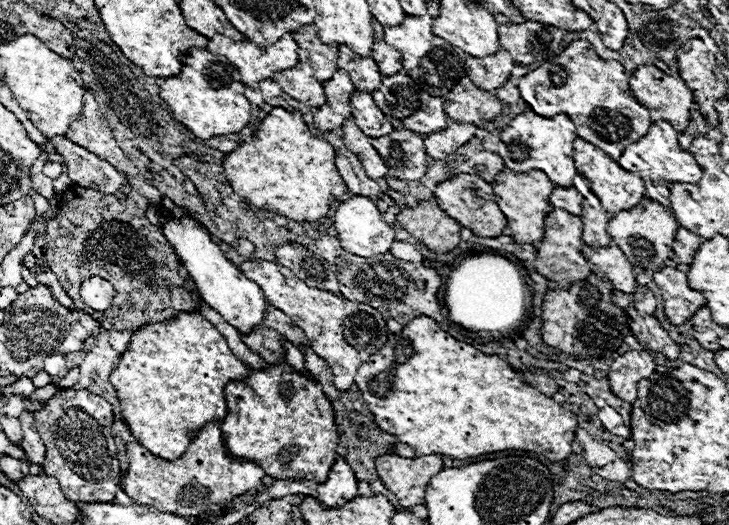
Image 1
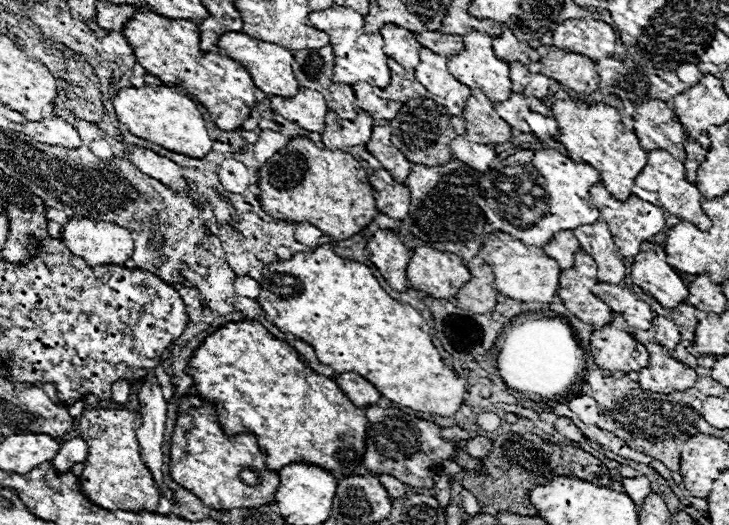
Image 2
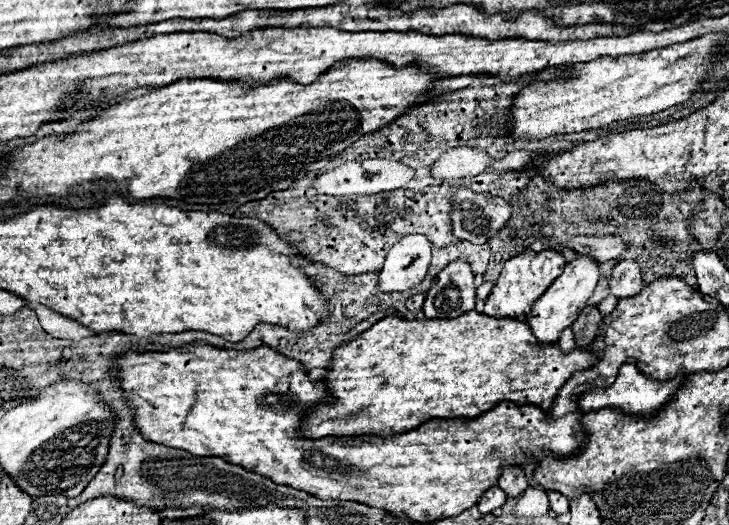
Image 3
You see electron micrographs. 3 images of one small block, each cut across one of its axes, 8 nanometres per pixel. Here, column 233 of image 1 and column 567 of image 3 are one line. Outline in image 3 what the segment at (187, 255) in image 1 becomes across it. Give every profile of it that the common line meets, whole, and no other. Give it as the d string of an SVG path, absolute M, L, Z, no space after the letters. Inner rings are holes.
M578 254L576 260L568 262L564 272L550 284L550 288L544 292L544 296L540 296L540 300L536 300L536 304L532 306L532 312L528 312L526 322L532 328L532 334L538 338L538 342L542 344L554 344L560 338L560 332L570 326L576 316L580 316L580 312L586 308L588 298L594 294L596 284L600 278L600 262L596 262L590 256Z

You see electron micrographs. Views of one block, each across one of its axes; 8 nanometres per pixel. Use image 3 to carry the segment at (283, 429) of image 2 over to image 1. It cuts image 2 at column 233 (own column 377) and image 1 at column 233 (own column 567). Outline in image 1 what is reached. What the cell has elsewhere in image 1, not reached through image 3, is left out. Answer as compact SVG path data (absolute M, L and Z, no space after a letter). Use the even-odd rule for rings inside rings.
M180 312L176 318L164 322L152 322L150 326L138 328L128 344L128 350L120 356L118 366L110 374L110 382L116 388L120 400L122 418L132 430L132 436L154 456L164 460L180 458L194 434L208 424L208 420L222 422L226 416L224 388L228 382L248 376L248 366L232 354L226 338L198 312Z

